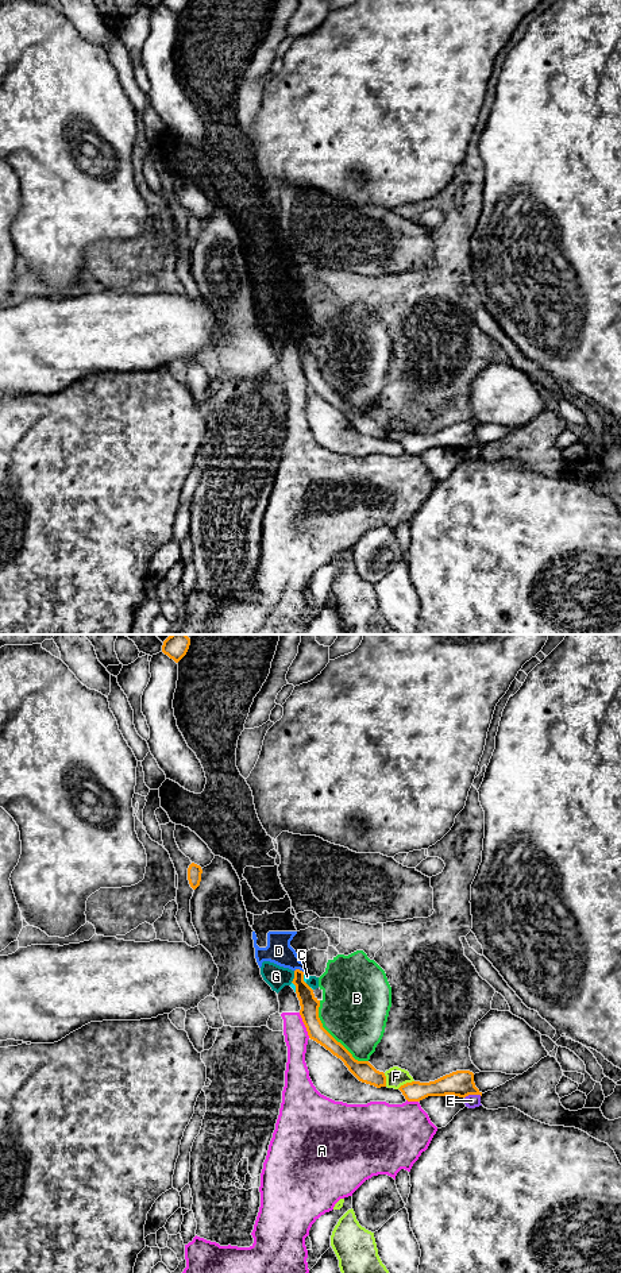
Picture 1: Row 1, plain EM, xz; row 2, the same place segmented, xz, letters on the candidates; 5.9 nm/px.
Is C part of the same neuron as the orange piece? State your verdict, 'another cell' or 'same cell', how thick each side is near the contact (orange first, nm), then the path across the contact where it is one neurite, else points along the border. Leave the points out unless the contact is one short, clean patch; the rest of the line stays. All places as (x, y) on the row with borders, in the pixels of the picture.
another cell | 110/40 nm | along xz (303, 972), (305, 983)

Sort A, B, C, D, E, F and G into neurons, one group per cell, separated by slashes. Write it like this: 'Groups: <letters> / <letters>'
Groups: A / B / C D G / E / F

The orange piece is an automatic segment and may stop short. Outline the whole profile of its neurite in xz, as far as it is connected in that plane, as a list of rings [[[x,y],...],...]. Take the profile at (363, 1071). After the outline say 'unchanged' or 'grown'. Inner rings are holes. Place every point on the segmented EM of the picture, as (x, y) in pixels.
[[[294,971],[292,983],[296,985],[296,994],[301,1006],[300,1015],[309,1038],[340,1058],[359,1081],[377,1088],[386,1087],[386,1076],[383,1072],[377,1071],[369,1061],[355,1060],[352,1054],[323,1027],[319,1018],[320,1000],[315,996],[313,990],[304,981],[302,971]]] | unchanged

